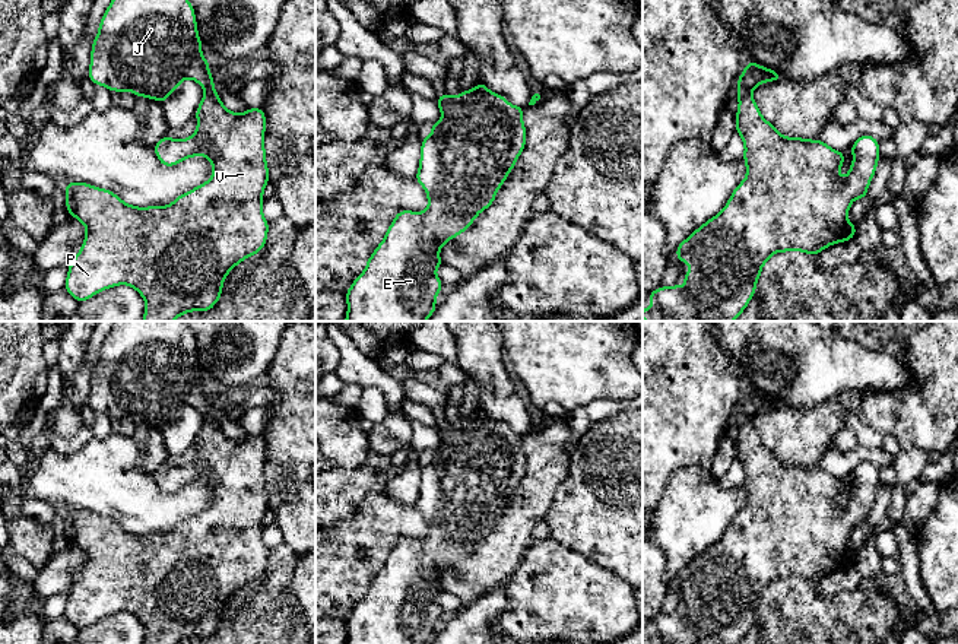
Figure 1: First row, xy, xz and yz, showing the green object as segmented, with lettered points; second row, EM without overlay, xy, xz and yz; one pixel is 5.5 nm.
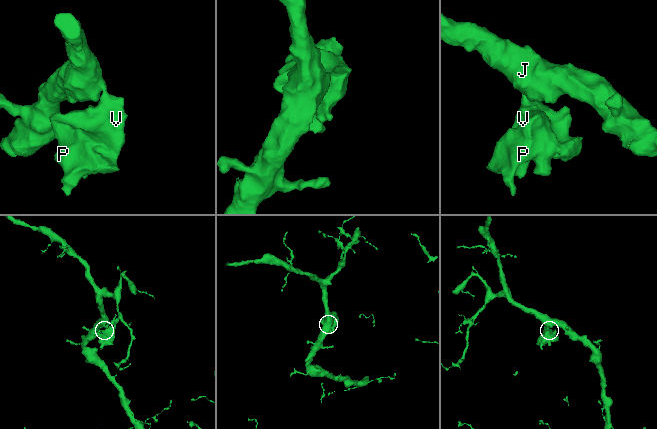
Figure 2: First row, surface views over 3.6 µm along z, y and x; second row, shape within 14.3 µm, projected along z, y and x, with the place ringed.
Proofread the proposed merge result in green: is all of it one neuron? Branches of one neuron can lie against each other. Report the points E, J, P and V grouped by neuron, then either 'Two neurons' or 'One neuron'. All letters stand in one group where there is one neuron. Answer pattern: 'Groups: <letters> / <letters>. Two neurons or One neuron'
Groups: E J / P V. Two neurons

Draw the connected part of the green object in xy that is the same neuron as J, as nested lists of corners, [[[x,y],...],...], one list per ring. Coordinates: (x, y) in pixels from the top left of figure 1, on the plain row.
[[[115,321],[105,337],[92,371],[89,406],[107,416],[131,418],[166,429],[184,406],[213,418],[209,388],[202,383],[196,342],[185,321]]]

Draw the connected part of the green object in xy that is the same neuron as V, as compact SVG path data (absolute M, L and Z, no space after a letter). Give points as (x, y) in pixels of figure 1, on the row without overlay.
M213 416L204 419L196 444L193 463L183 467L164 463L153 473L164 494L174 494L191 483L204 483L213 492L210 507L178 523L171 532L136 534L111 517L88 510L66 510L66 534L86 555L82 575L70 590L64 610L77 629L104 616L129 612L146 628L143 644L210 638L222 622L229 597L264 574L269 549L261 534L269 495L263 437L231 440Z

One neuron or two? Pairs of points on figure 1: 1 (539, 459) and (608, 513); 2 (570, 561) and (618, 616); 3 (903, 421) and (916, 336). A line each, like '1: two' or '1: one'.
1: two
2: one
3: one

